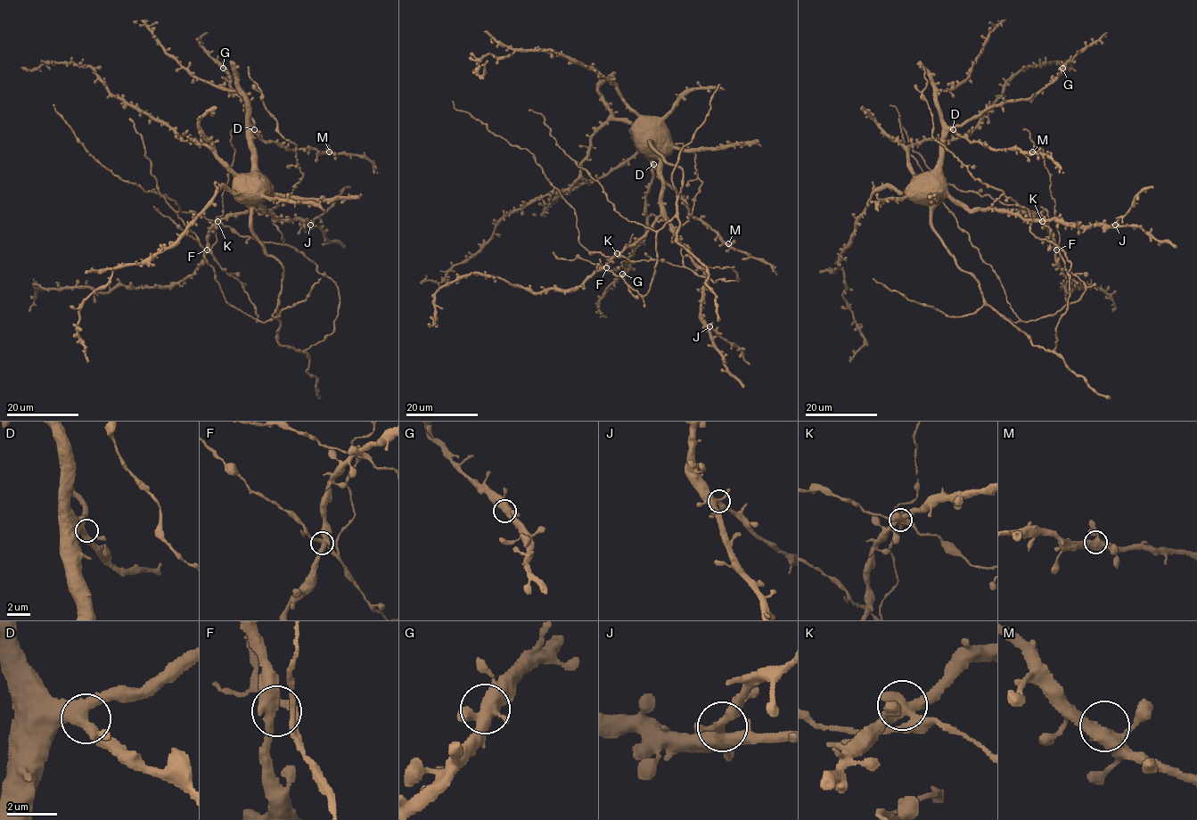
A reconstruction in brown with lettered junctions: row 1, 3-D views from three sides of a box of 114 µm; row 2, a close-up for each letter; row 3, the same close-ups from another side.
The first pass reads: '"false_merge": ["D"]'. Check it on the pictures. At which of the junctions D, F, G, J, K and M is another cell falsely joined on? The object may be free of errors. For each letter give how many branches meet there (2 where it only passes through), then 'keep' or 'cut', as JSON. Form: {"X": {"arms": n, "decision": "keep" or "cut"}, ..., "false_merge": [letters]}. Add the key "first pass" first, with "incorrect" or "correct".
{"first pass": "incorrect", "D": {"arms": 4, "decision": "keep"}, "F": {"arms": 4, "decision": "keep"}, "G": {"arms": 4, "decision": "keep"}, "J": {"arms": 4, "decision": "keep"}, "K": {"arms": 4, "decision": "keep"}, "M": {"arms": 4, "decision": "keep"}, "false_merge": []}

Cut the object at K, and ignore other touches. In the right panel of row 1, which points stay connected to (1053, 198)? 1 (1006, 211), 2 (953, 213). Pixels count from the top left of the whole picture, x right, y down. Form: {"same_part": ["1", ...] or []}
{"same_part": ["1", "2"]}

